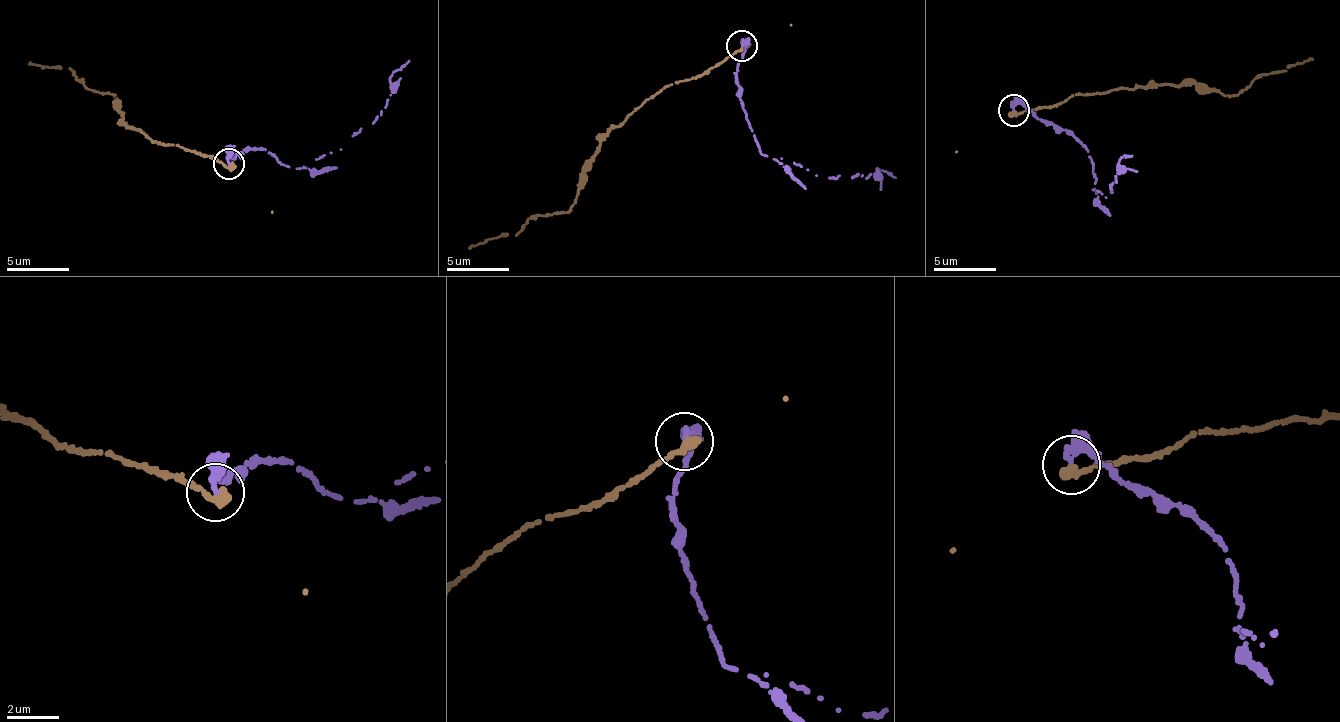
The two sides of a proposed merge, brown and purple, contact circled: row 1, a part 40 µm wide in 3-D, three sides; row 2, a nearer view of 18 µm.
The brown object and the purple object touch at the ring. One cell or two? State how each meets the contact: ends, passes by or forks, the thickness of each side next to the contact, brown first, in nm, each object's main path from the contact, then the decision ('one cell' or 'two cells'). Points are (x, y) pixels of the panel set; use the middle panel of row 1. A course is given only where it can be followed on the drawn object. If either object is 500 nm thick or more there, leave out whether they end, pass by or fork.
brown ends; purple ends; calibres 440 and 280 nm; course brown (742, 46), (700, 75), (663, 86), (605, 135), (564, 213), (536, 215), (516, 235), (501, 233), (468, 247); course purple (743, 45), (737, 73), (746, 121), (764, 154), (815, 176), (852, 177), (880, 169), (894, 177); two cells

